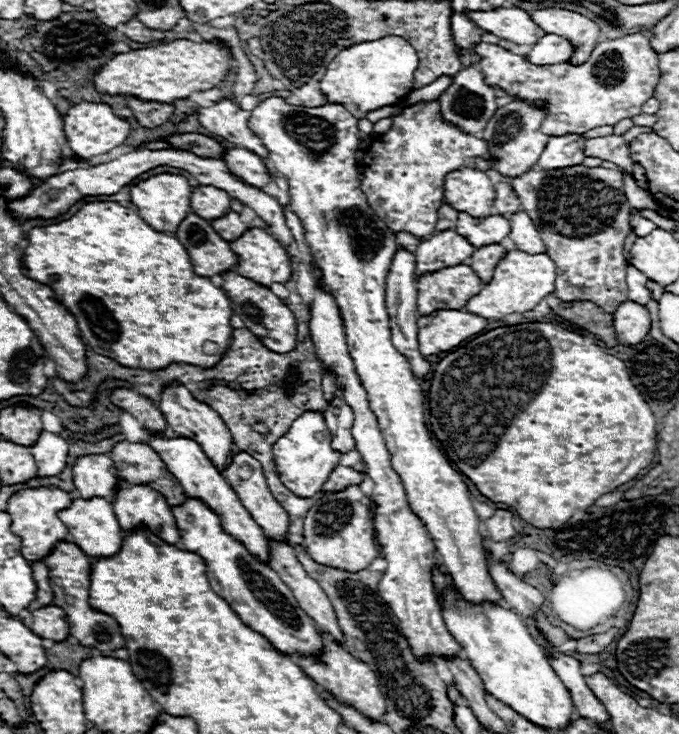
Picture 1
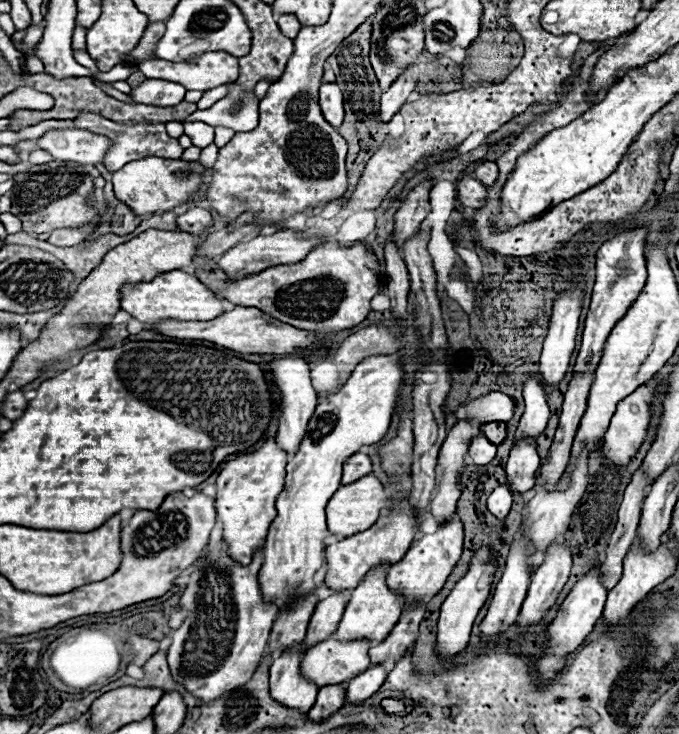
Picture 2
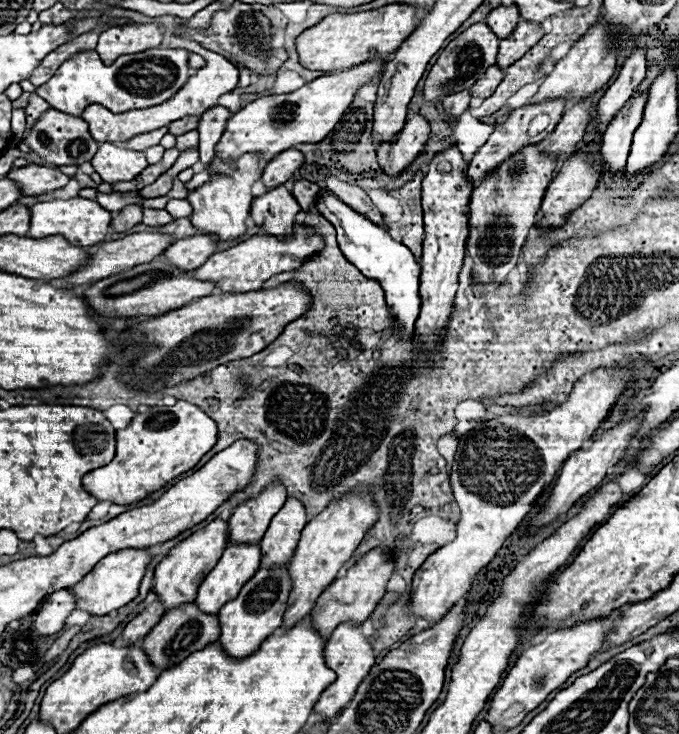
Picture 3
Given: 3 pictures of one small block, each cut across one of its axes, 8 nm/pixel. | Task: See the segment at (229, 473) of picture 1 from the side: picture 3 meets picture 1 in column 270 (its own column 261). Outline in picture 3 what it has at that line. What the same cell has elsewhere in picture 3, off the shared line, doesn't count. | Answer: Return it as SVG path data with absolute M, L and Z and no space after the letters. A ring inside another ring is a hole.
M280 482L270 484L258 498L242 502L228 520L228 544L256 544L268 530L268 520L284 506L286 492Z

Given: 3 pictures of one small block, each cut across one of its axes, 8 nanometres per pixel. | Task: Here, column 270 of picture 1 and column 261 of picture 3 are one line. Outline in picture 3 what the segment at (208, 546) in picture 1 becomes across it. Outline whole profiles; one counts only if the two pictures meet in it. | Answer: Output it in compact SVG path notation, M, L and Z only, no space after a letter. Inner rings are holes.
M288 566L284 568L260 568L240 590L238 598L230 600L222 606L218 614L220 622L220 638L218 644L228 652L228 656L244 658L260 648L262 640L268 638L276 628L282 626L282 616L286 612L290 592L290 576Z

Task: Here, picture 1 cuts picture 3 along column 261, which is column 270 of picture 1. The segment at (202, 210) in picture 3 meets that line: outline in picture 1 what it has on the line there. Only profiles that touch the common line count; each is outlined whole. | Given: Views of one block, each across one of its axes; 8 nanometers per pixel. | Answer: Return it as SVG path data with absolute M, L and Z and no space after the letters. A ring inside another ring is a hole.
M228 98L218 100L210 108L198 108L198 122L212 136L220 136L228 142L234 142L238 148L246 148L246 150L262 156L266 170L272 176L274 168L268 162L268 150L262 144L262 140L250 130L248 120L250 120L250 112L234 106Z

